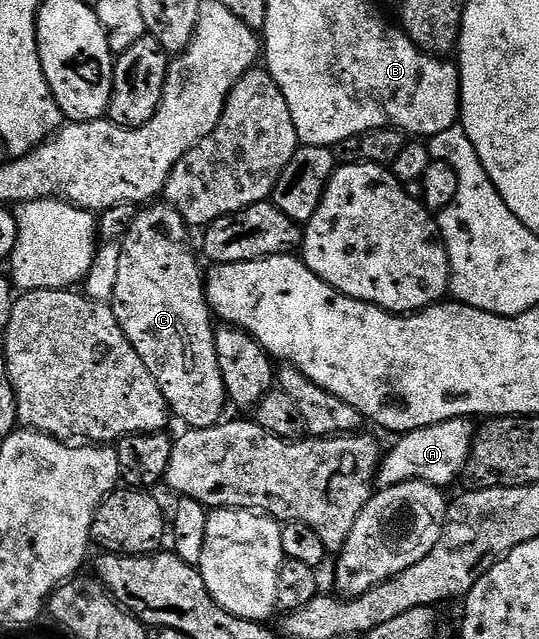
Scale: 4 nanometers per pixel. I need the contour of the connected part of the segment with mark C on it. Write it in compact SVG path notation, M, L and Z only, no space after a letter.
M165 202L158 203L139 211L121 241L122 253L118 259L112 307L128 342L132 342L144 366L148 366L152 378L156 378L171 413L177 419L179 416L187 429L210 428L223 419L222 411L228 408L226 387L220 374L214 341L216 328L210 325L212 313L206 302L204 278L201 270L198 270L199 257L196 252L194 257L190 240L186 237L187 225L183 224L182 215L176 209Z

